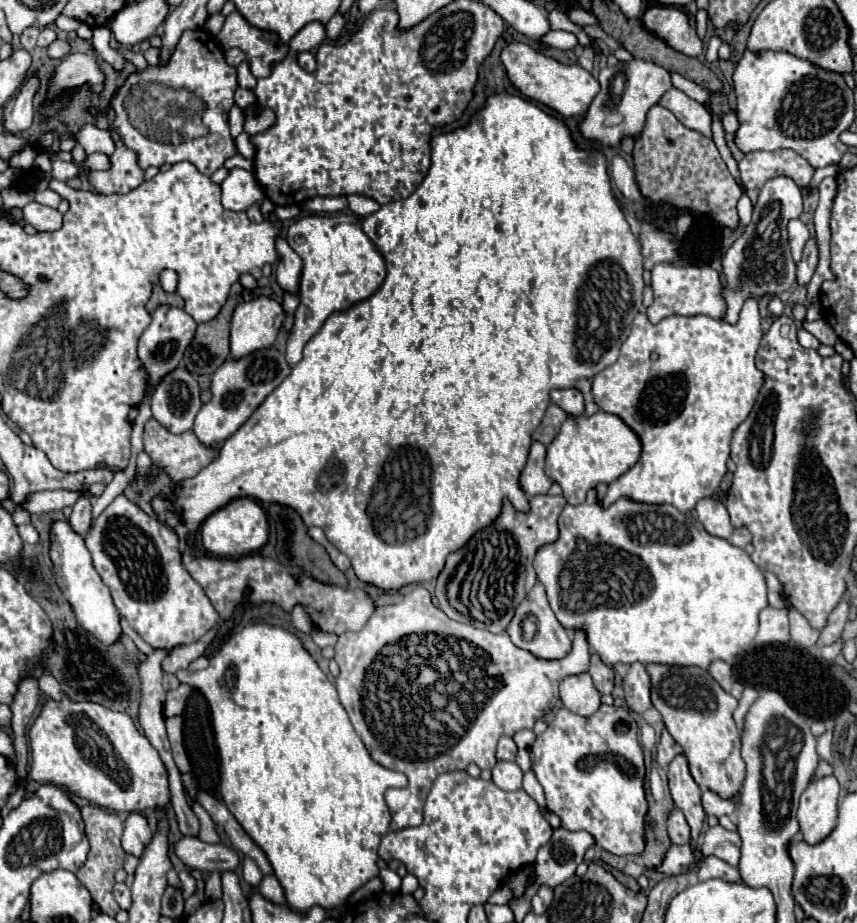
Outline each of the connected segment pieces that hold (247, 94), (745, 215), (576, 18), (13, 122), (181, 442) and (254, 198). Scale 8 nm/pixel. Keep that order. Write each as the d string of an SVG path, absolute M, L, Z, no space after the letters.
M237 88L235 90L235 104L239 108L249 108L255 104L255 94L251 90L243 90L243 88Z
M743 196L743 198L739 200L739 204L737 204L737 212L741 226L745 228L745 226L751 222L751 212L753 212L753 204L751 204L751 200L749 200L747 196Z
M579 8L569 10L569 18L571 18L575 24L581 24L581 26L597 24L597 20L595 20L595 16L593 16L593 14L587 14L585 10L579 10Z
M29 78L19 92L9 100L9 104L3 110L3 130L9 134L17 134L23 132L31 126L33 122L33 96L39 88L39 80L37 78Z
M149 418L145 422L143 442L145 442L145 452L151 456L153 464L159 466L159 470L165 472L174 484L183 482L185 478L197 476L209 462L213 462L219 456L219 446L201 444L193 434L193 430L187 430L183 434L171 434L167 432L167 428L161 428L161 424L155 418Z
M233 168L229 176L221 184L223 190L223 206L227 210L245 212L253 204L261 204L265 194L259 188L255 176L243 168Z

